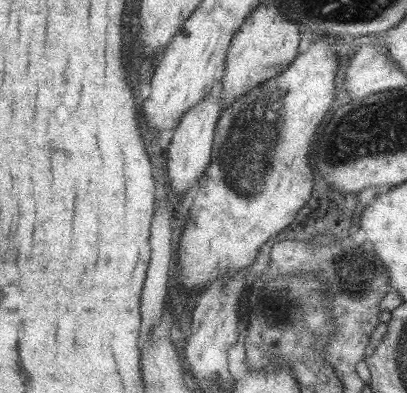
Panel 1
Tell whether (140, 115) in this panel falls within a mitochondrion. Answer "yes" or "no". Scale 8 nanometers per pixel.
no

